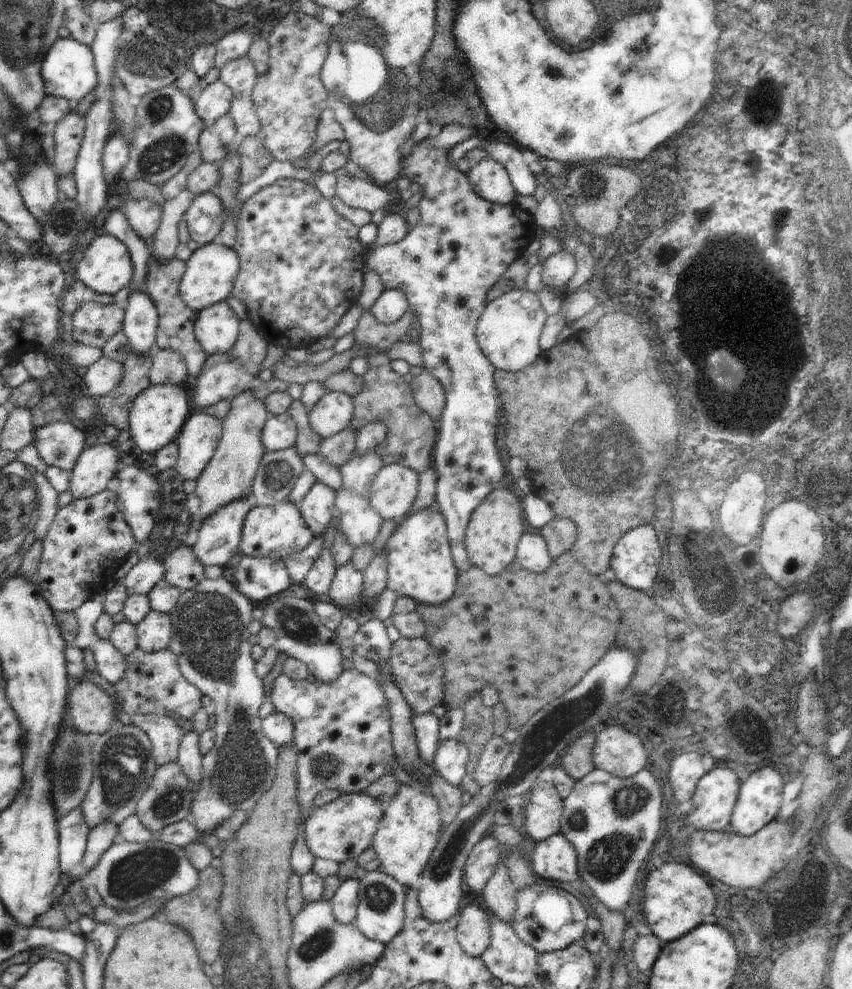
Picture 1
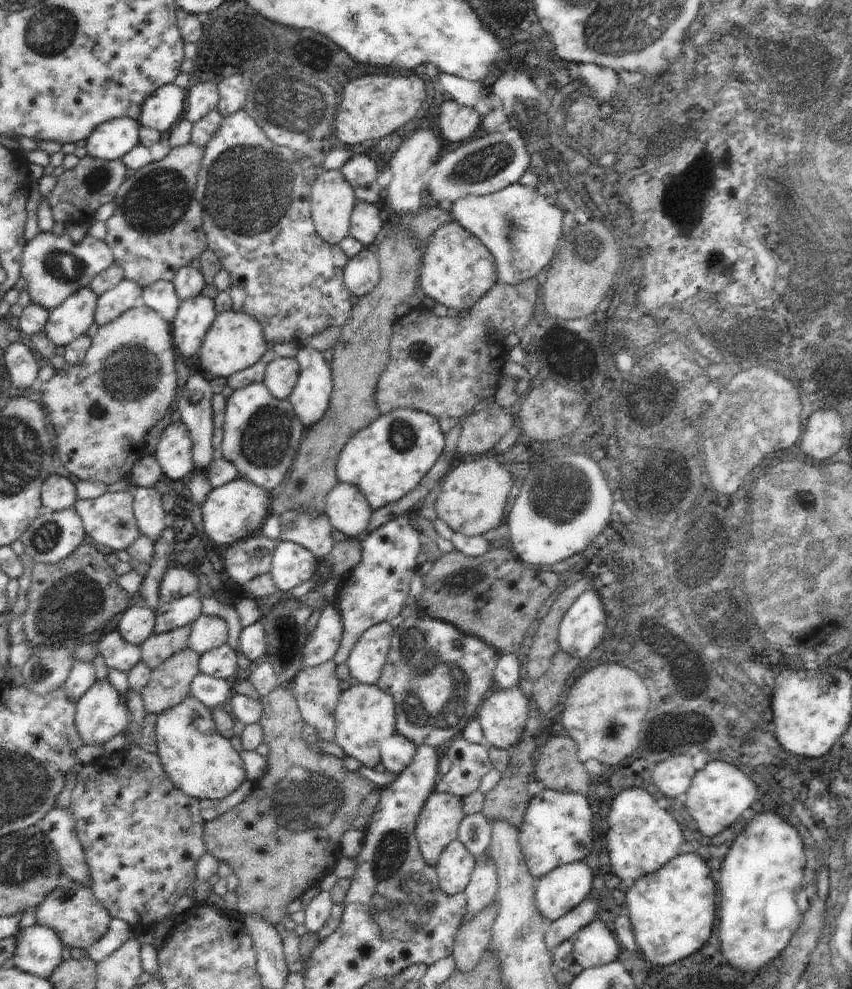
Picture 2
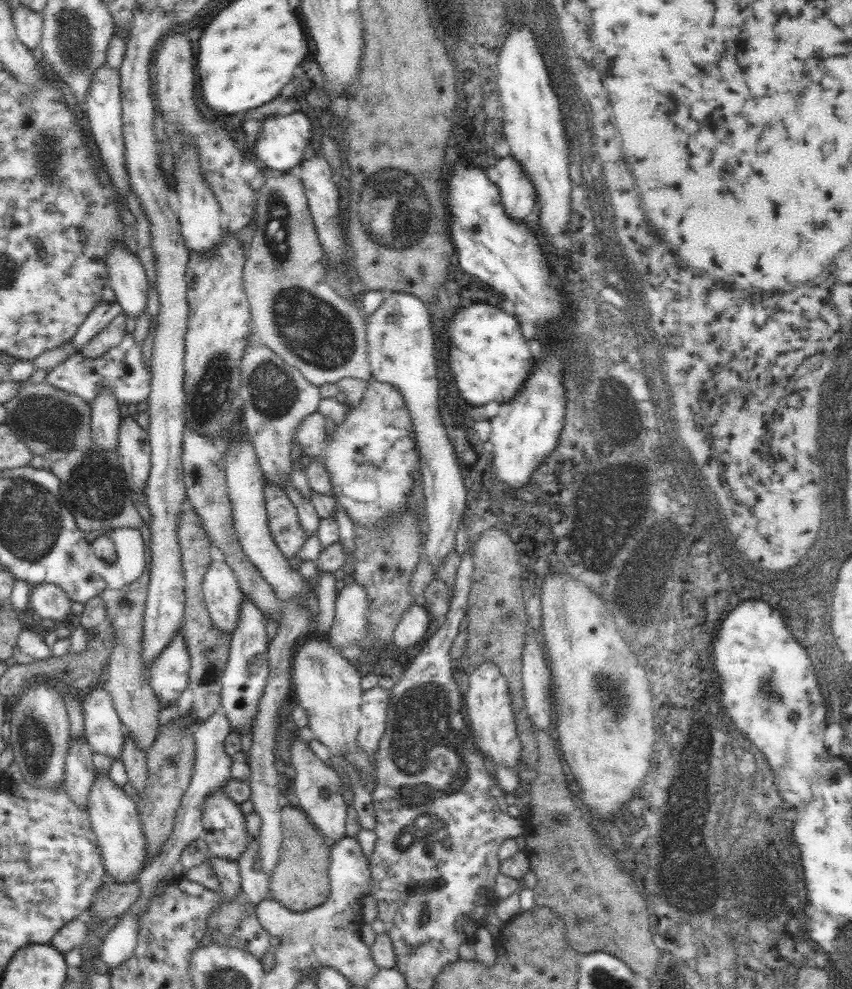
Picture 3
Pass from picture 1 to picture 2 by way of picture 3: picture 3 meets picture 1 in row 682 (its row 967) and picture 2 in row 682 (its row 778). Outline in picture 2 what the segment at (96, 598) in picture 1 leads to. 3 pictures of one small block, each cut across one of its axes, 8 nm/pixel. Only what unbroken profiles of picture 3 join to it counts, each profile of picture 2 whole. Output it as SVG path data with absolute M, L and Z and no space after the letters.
M200 672L190 683L190 694L208 708L213 709L222 706L228 697L232 698L232 688L230 680L219 679Z

